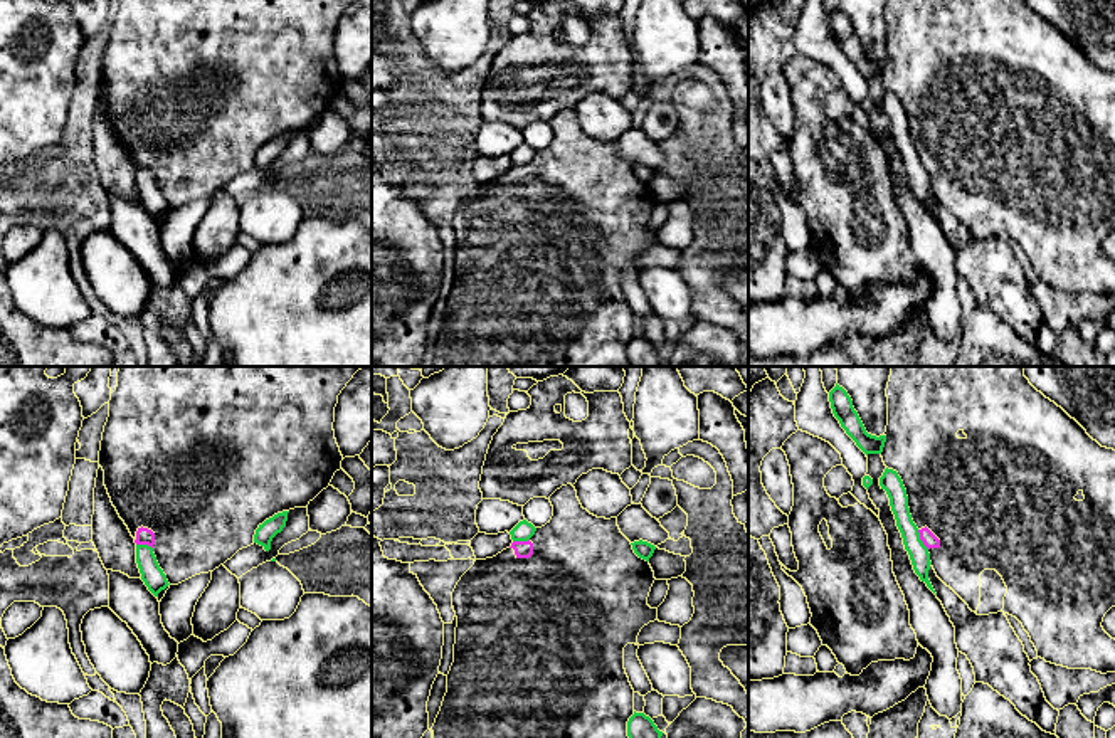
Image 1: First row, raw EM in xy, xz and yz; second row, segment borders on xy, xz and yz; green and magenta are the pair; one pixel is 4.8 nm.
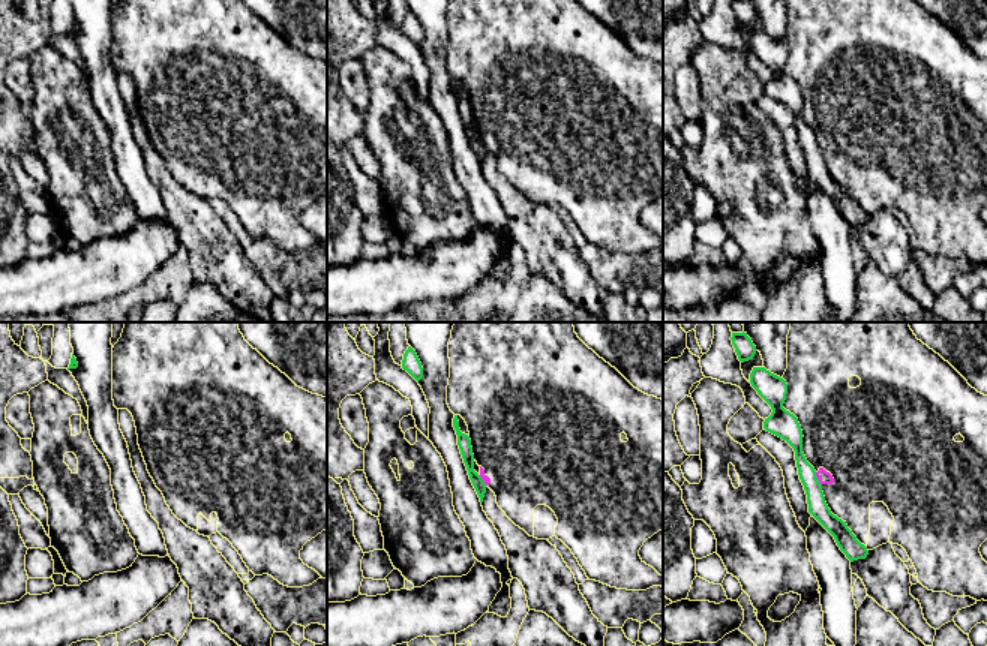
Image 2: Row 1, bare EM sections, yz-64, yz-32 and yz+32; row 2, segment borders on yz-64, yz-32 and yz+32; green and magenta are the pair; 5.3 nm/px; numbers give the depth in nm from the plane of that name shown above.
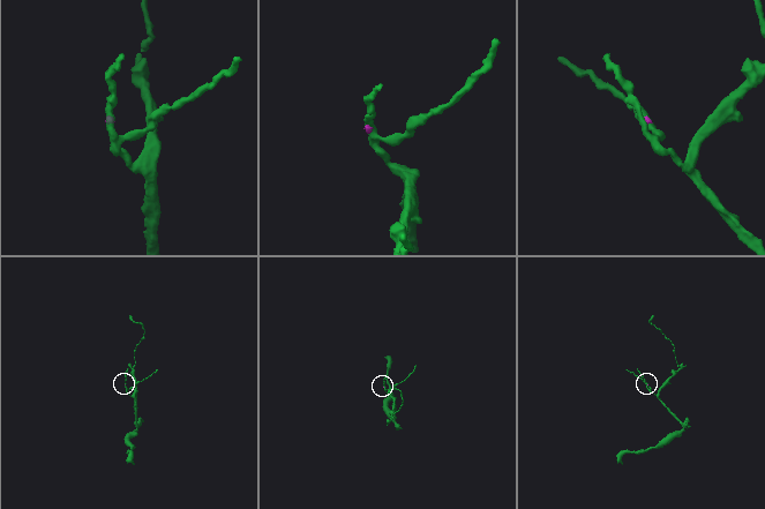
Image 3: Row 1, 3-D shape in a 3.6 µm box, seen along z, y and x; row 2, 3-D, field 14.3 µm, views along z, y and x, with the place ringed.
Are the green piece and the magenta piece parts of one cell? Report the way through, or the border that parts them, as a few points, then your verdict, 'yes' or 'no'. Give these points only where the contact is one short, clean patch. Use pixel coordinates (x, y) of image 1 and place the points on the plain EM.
along yz (917, 153), (929, 172) | no

